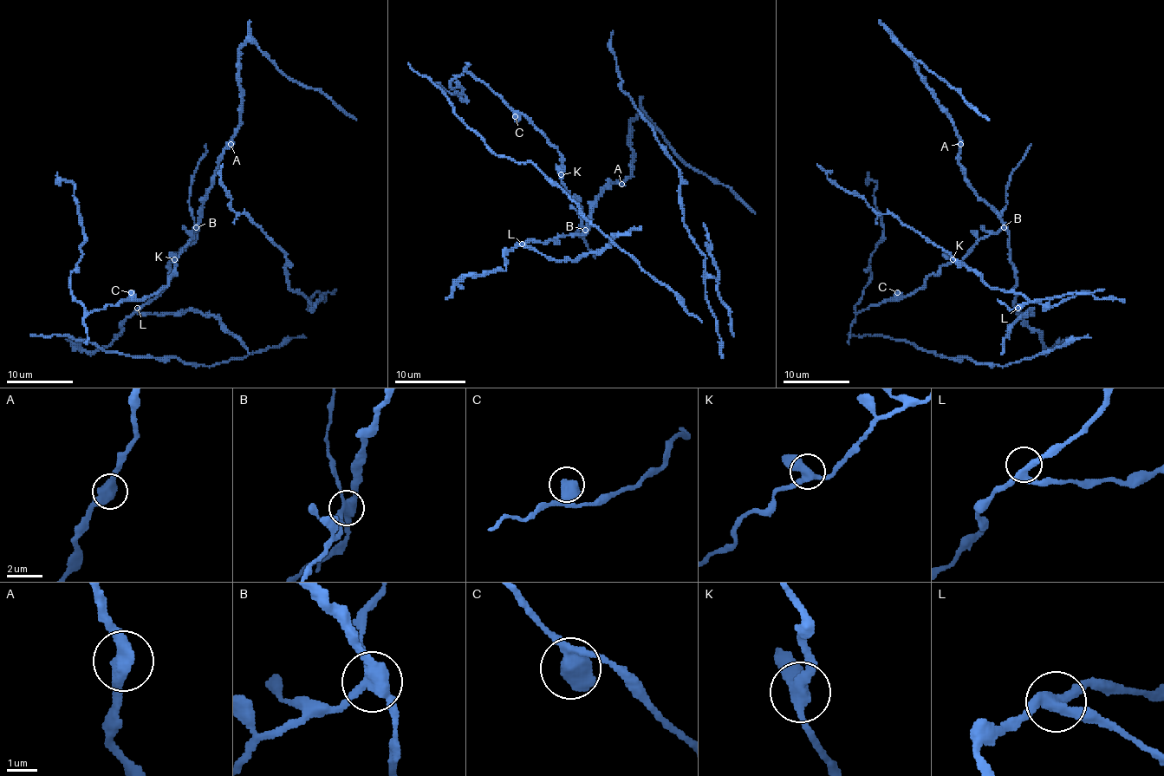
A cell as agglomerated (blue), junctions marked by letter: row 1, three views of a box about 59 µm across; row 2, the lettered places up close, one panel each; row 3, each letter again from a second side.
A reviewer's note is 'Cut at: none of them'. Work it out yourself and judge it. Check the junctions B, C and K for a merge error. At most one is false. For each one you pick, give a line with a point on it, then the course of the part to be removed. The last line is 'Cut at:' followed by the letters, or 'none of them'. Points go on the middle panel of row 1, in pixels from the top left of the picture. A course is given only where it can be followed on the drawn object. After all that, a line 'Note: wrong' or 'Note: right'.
B: (585, 230)
Cut at: B
Note: wrong

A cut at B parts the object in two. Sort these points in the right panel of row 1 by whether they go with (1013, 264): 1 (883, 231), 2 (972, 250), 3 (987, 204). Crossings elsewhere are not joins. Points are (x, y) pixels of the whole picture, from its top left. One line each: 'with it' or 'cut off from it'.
1: cut off from it
2: cut off from it
3: with it

